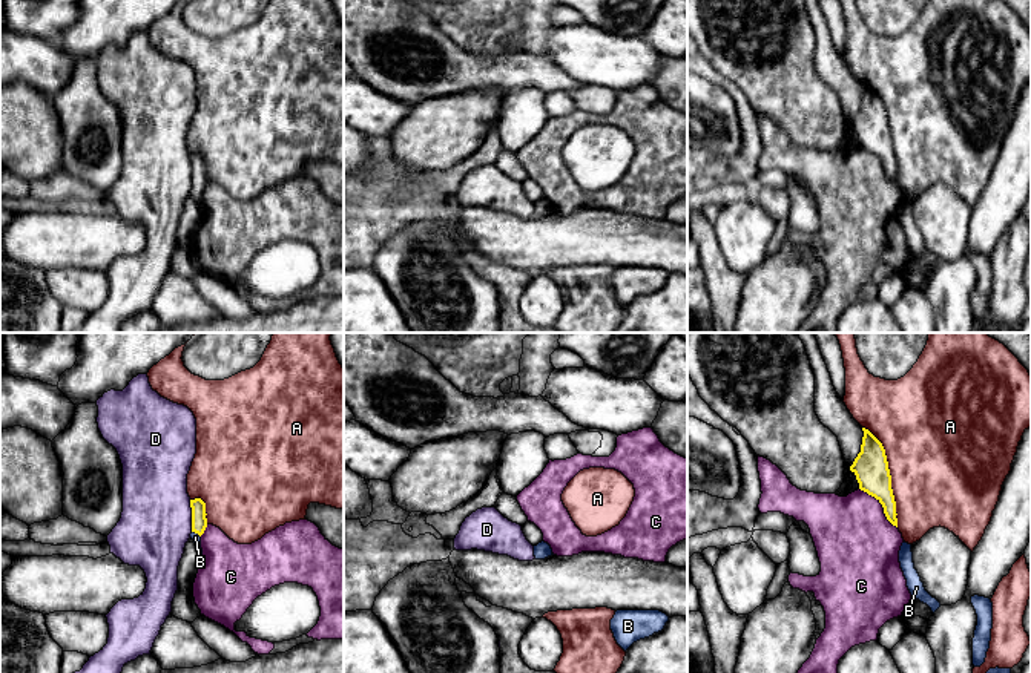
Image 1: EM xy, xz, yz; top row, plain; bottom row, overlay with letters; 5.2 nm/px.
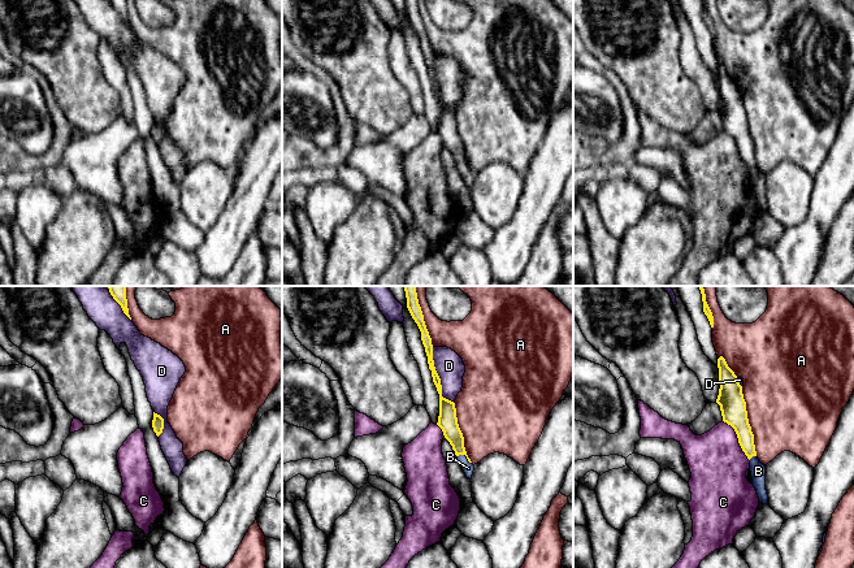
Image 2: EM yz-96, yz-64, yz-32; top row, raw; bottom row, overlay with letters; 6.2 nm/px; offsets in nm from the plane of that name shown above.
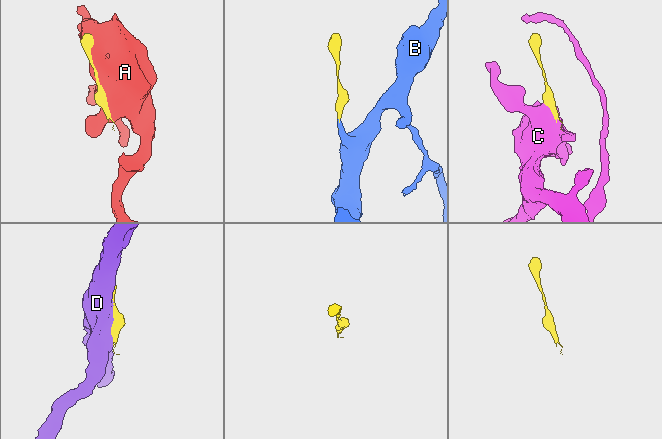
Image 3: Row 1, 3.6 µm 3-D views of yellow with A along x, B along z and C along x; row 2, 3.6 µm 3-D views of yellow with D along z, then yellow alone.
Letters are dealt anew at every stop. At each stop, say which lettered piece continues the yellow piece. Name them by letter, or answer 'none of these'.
B

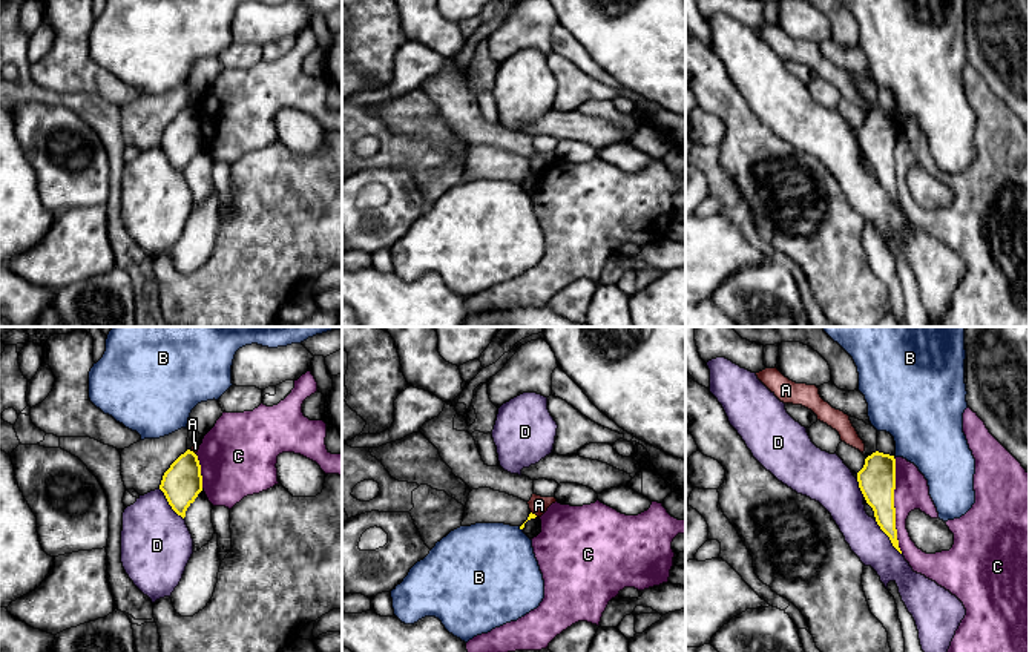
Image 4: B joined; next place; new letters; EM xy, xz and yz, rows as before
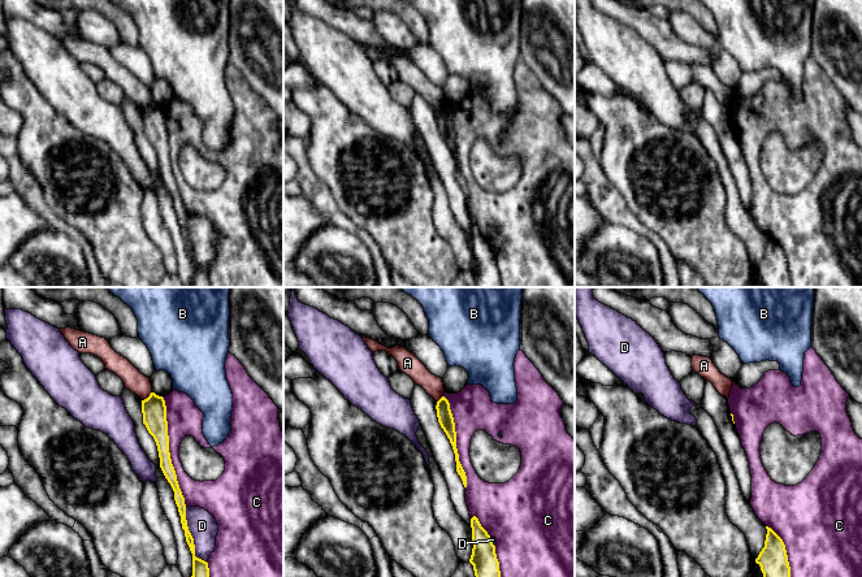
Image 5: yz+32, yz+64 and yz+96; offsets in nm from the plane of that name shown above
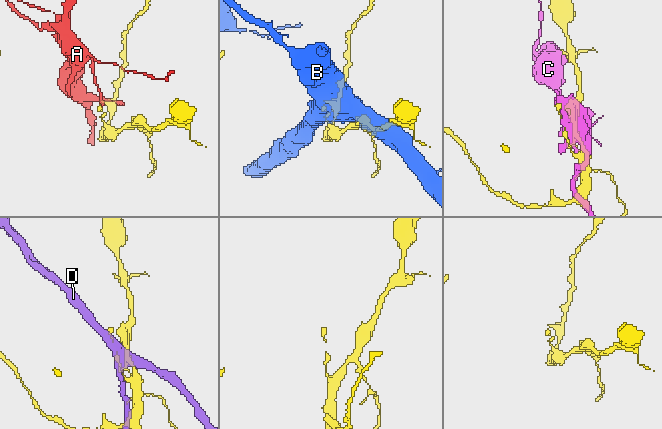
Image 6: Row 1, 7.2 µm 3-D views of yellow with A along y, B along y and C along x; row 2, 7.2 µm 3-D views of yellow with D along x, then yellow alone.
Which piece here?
none of these

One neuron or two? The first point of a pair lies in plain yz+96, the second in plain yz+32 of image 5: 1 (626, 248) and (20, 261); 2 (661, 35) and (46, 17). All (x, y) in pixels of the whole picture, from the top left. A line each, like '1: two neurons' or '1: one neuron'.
1: one neuron
2: one neuron

